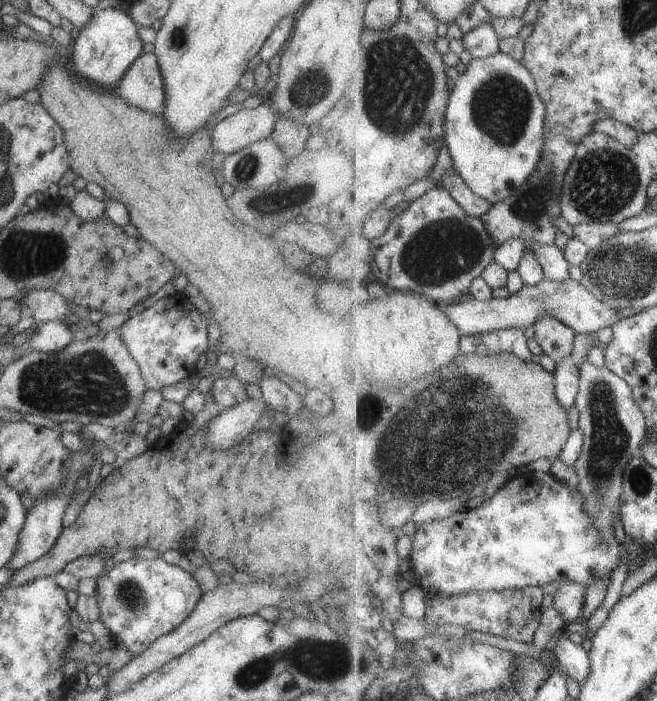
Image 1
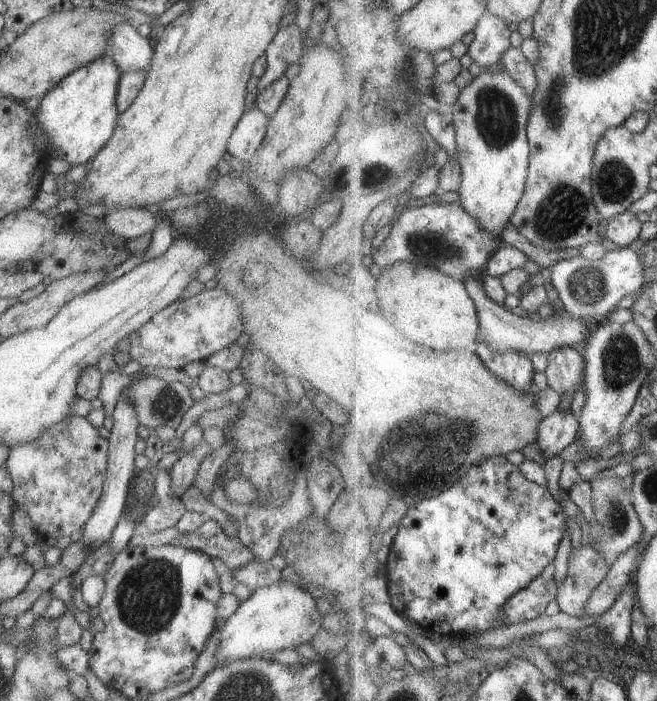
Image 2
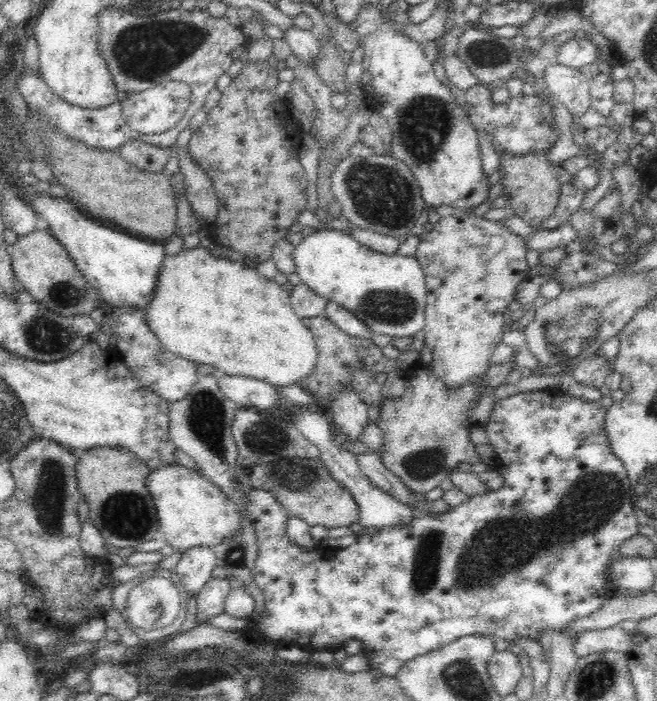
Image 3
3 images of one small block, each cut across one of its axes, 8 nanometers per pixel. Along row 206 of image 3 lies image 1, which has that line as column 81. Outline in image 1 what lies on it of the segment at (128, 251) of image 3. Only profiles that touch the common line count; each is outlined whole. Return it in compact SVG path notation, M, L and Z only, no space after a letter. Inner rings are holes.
M107 7L95 10L91 20L77 35L73 42L73 70L77 76L100 88L112 90L118 86L120 78L131 63L140 55L142 42L137 36L137 26L133 19L123 11Z

